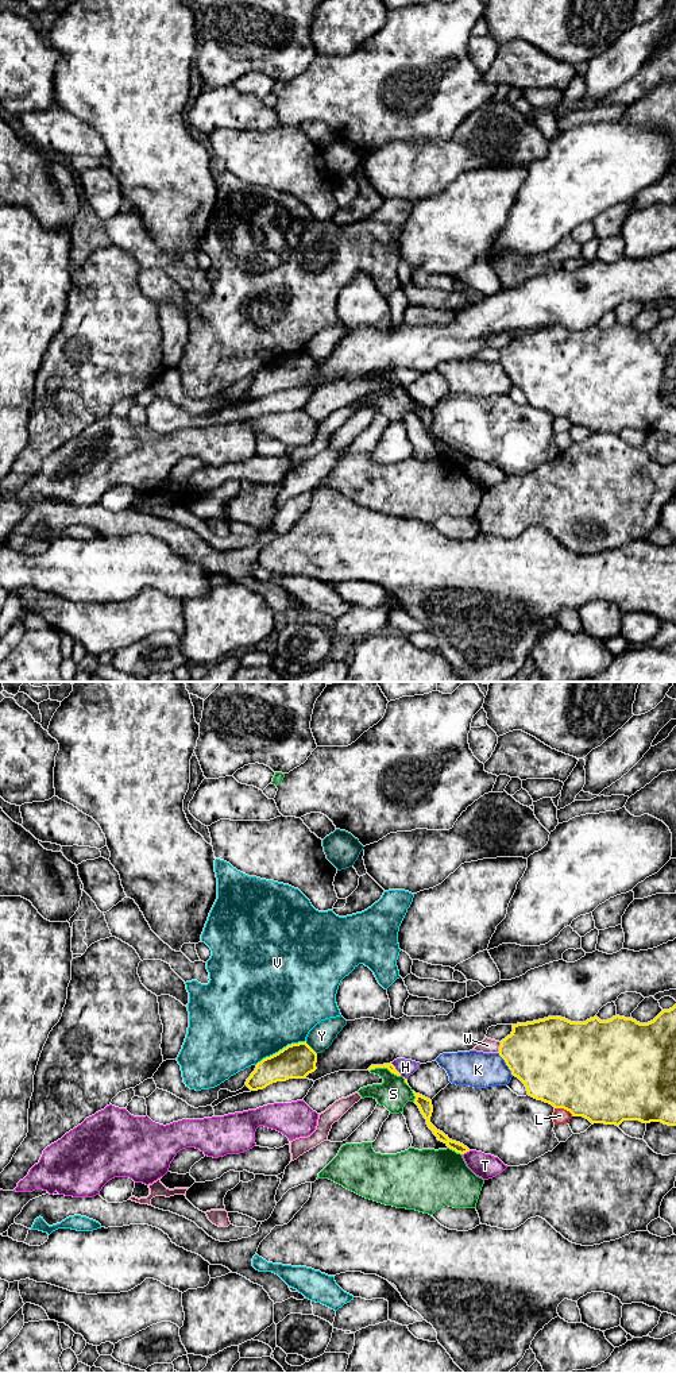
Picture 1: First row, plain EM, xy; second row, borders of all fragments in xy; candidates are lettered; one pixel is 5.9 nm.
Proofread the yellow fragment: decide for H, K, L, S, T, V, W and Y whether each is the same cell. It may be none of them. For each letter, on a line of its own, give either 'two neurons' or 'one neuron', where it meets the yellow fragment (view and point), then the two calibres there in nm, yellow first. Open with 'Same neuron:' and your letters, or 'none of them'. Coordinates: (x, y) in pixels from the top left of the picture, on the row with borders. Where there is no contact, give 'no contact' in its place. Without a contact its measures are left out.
Same neuron: none of them
H: two neurons; meets yellow in xy at (396, 1069); 50 nm thick on the yellow side, 100 nm on the other
K: two neurons; meets yellow in xy at (506, 1064); 440 nm thick on the yellow side, 220 nm on the other
L: two neurons; meets yellow in xy at (564, 1109); 500 nm thick on the yellow side, 90 nm on the other
S: two neurons; meets yellow in xy at (385, 1067); 50 nm thick on the yellow side, 180 nm on the other
T: two neurons; meets yellow in xy at (466, 1152); 60 nm thick on the yellow side, 140 nm on the other
V: two neurons; meets yellow in xy at (279, 1051); 200 nm thick on the yellow side, 500 nm on the other
W: two neurons; meets yellow in xy at (499, 1048); 400 nm thick on the yellow side, 90 nm on the other
Y: two neurons; meets yellow in xy at (311, 1048); 200 nm thick on the yellow side, 150 nm on the other

